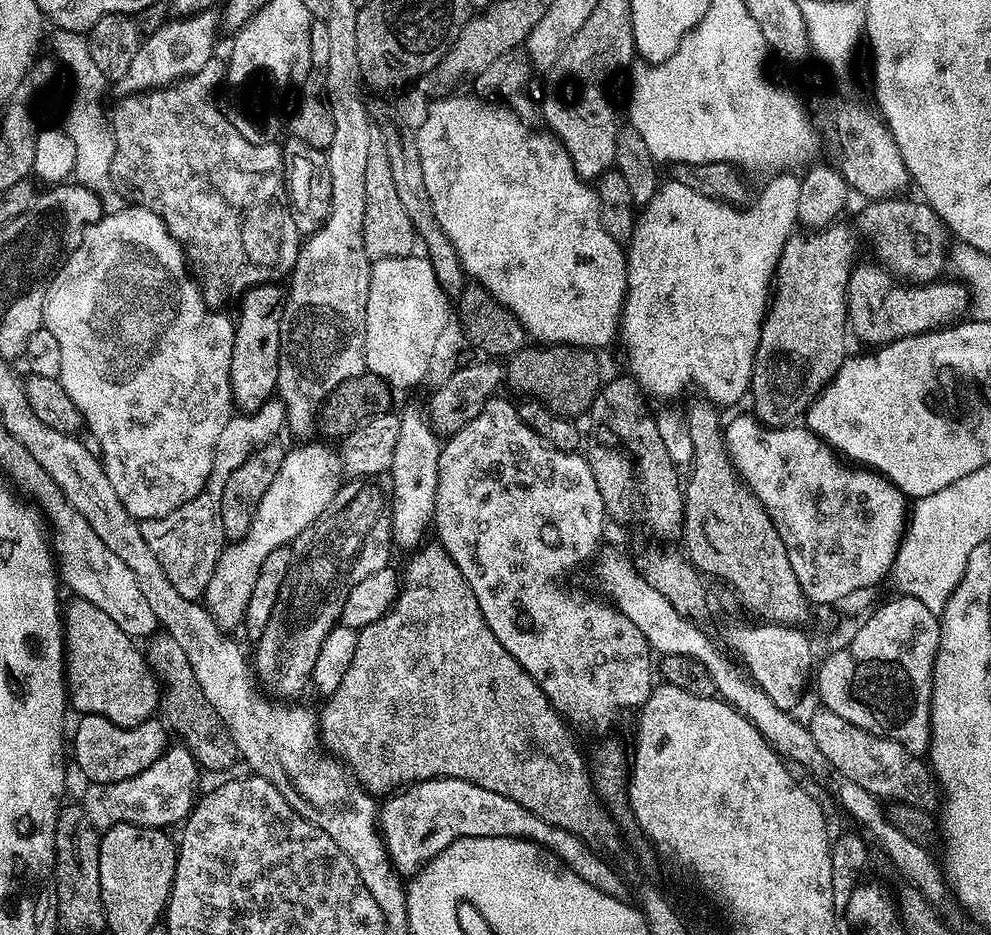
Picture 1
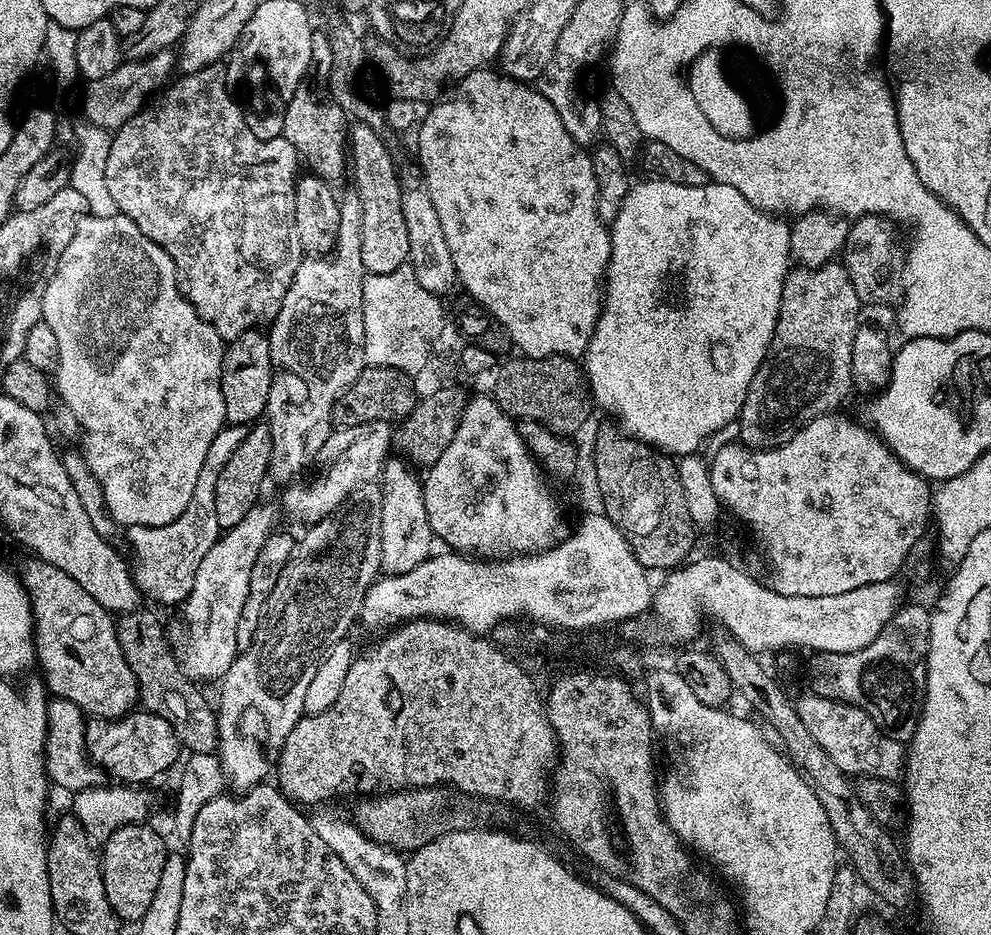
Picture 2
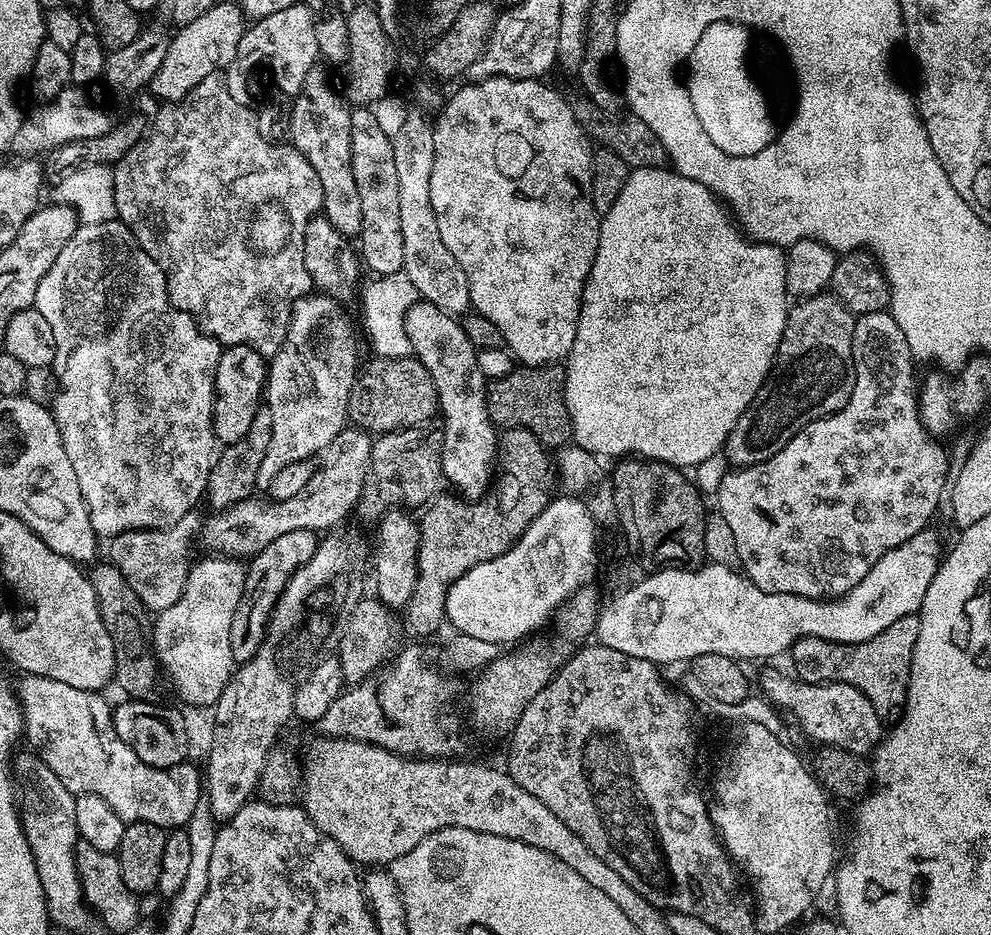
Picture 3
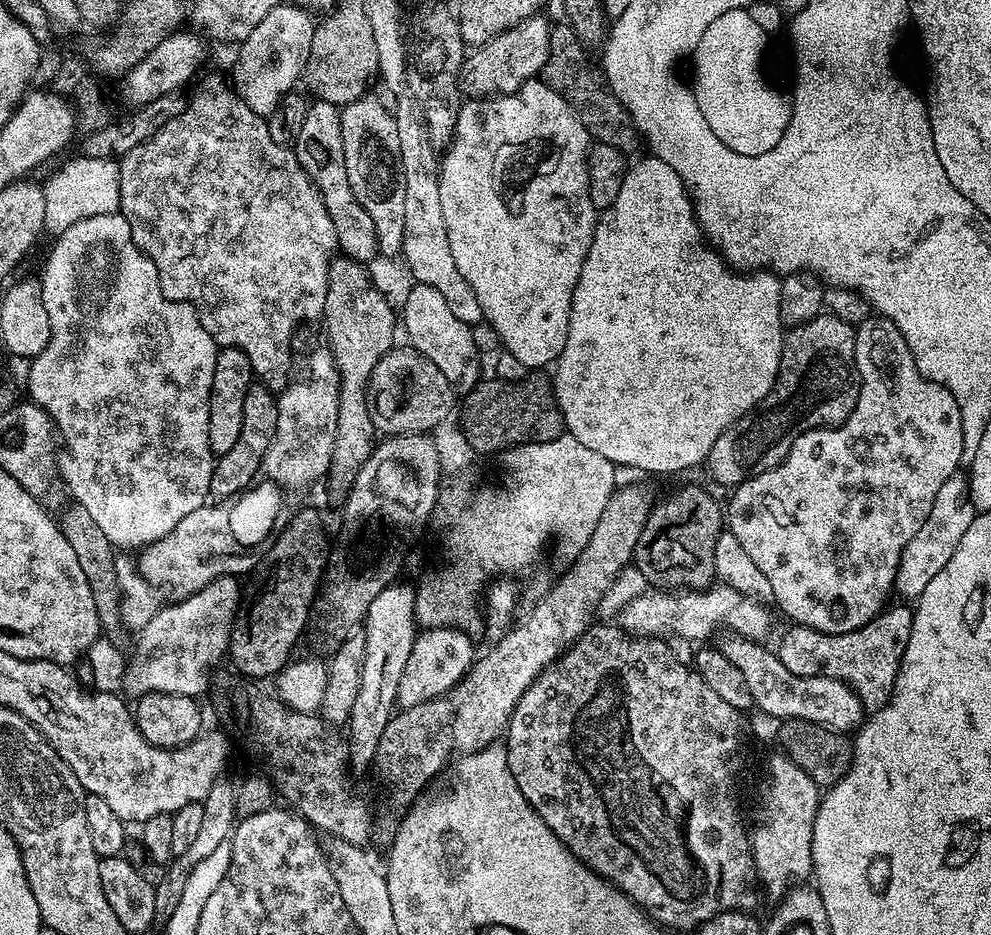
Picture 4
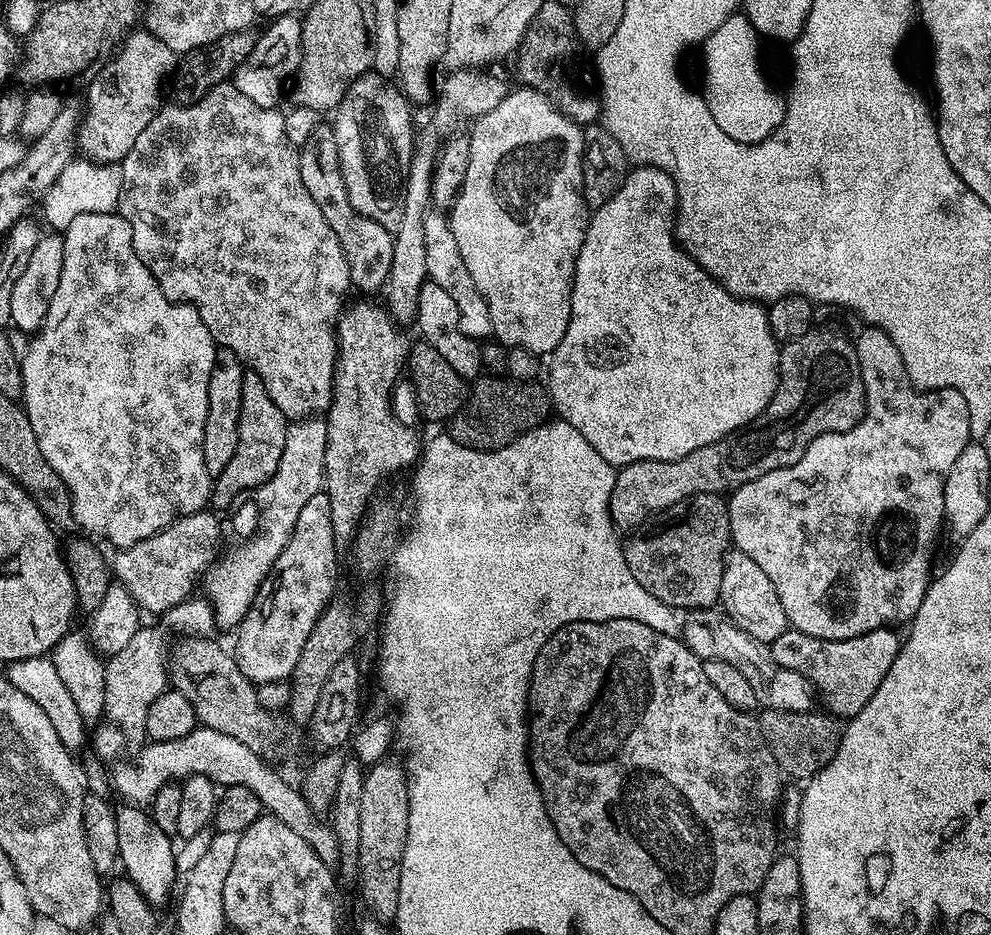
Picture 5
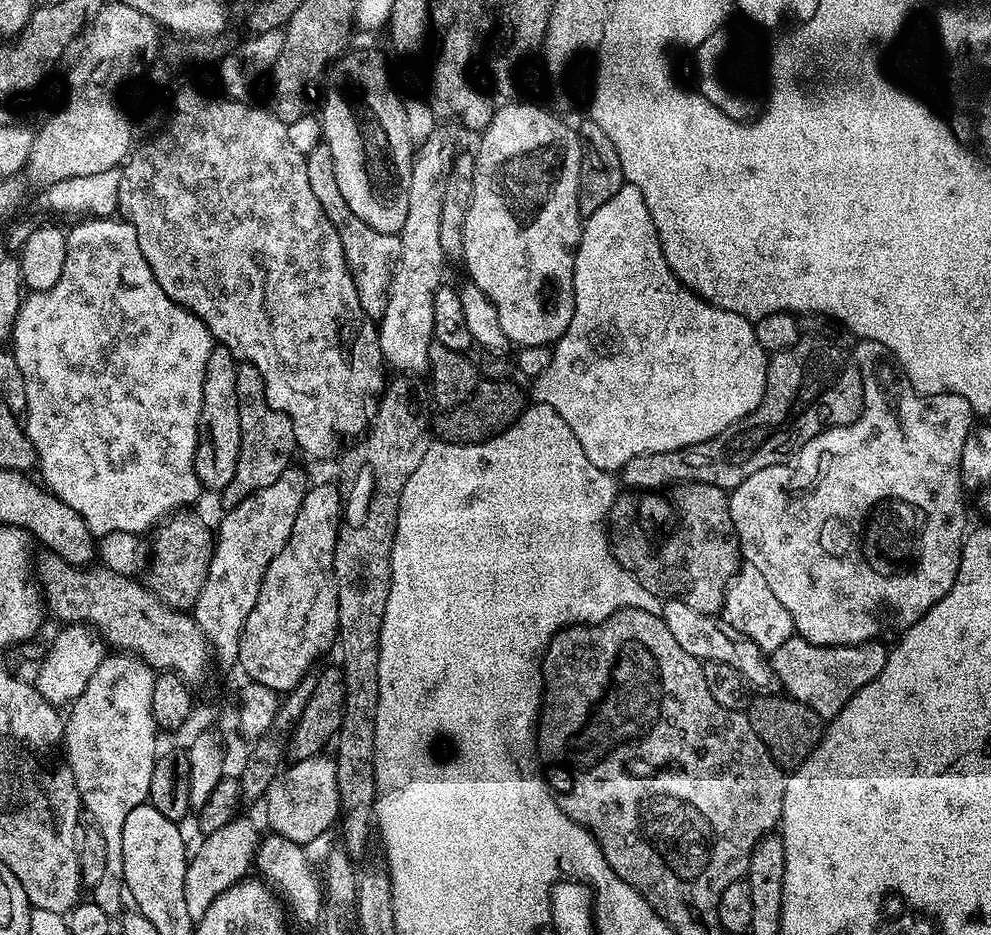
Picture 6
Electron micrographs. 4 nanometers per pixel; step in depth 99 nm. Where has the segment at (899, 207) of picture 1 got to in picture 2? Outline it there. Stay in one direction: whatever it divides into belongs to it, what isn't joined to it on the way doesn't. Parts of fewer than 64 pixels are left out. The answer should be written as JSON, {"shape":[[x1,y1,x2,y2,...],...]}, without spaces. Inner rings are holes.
{"shape":[[887,216,857,217,850,225,842,253,842,263,861,303,897,303,903,297,903,247,898,244,898,228]]}

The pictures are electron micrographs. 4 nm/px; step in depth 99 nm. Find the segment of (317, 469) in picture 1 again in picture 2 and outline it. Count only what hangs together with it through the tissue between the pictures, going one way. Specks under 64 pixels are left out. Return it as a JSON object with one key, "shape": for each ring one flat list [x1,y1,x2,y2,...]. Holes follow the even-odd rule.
{"shape":[[257,502,238,522,238,526,227,529,206,550,206,558,198,562,198,572,194,574,194,586,190,594,184,599,182,611,184,611,184,632,172,632,170,639,172,641,172,652,178,658,180,665,184,667,184,673,192,677,197,682,203,680,219,681,220,677,230,670,230,666,236,660,238,649,238,618,242,618,242,606,246,606,246,594,250,594,250,570,254,570,254,561,258,559,258,553,262,546,266,546,269,536,272,535,276,524,276,512,265,502]]}

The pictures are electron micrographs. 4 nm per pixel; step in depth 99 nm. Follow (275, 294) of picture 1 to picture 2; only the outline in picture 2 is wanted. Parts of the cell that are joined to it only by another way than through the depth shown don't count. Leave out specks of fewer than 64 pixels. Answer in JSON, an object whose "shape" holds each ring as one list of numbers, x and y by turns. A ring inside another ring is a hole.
{"shape":[[263,331,244,332,225,347,220,385,226,406,224,418,228,424,251,426,267,413,272,385,272,359,268,337]]}

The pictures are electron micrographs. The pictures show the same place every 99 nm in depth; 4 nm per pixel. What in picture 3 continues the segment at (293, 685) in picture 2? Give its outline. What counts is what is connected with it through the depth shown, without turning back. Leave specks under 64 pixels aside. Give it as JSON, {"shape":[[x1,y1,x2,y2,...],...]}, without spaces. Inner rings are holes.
{"shape":[[337,526,331,530,325,531,319,537,314,554,308,559,302,567,296,571,290,578,290,582,286,582,286,586,282,590,282,594,276,603,275,610,272,612,271,619,268,620,268,626,264,629,264,637,260,640,258,650,249,660,243,661,233,671,231,678,228,679,228,685,222,690,222,694,218,698,218,702,214,706,216,712,216,725,212,728,212,745,208,748,208,772,206,768,206,806,217,816,217,821,223,822,231,820,234,814,238,814,238,810,242,810,242,806,253,799,256,791,256,783,260,780,262,774,262,766,266,766,266,758,268,751,277,743,276,735,284,728,284,723,289,719,293,719,294,713,294,694,296,693,296,685,307,676,310,669,315,666,317,660,321,659,325,654,331,653,336,645,340,643,340,635,346,626,346,618,350,618,350,610,354,610,354,606,358,606,358,602,365,595,364,592,364,567,366,569,370,564,370,540,363,536,356,528,348,528,349,526]]}

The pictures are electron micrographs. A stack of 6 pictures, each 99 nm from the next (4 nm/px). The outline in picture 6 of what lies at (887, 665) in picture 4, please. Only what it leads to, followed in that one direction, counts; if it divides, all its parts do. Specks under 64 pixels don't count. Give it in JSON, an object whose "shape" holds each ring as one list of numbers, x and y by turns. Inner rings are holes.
{"shape":[[793,634,778,650,770,653,772,669,780,680,783,691,792,699,810,706,814,714,827,722,833,720,862,690,862,686,870,686,878,674,882,674,882,666,886,666,889,649,883,648,883,643,868,640,864,644,851,644,850,646,818,646,814,642,806,642,806,638]]}

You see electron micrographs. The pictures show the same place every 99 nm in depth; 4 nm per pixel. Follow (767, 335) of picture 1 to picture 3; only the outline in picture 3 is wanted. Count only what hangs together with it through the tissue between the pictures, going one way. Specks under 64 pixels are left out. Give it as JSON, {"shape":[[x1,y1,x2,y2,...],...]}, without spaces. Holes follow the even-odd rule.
{"shape":[[832,294,805,296,797,299,788,309,788,321,782,334,782,342,776,351,776,362,768,373,767,380,758,390,754,402,746,406,742,418,730,430,728,440,722,449,723,455,728,455,729,465,736,468,749,468,755,464,766,462,798,434,810,422,823,416,834,414,850,402,850,394,854,390,856,375,854,374,854,354,852,353,852,335,856,325,856,316,853,315,847,304]]}

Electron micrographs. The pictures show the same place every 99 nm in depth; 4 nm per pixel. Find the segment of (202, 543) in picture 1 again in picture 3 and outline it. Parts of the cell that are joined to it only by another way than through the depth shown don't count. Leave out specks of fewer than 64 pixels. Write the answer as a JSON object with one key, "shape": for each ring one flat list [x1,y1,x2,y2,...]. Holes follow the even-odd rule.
{"shape":[[196,510,187,512,169,528,143,528,111,537,110,562,122,574,122,578,130,582,130,590,138,594,149,613,165,612,174,606,174,602,178,602,178,598,182,598,188,570,194,563,192,539,195,541,201,535,202,516,198,513]]}

